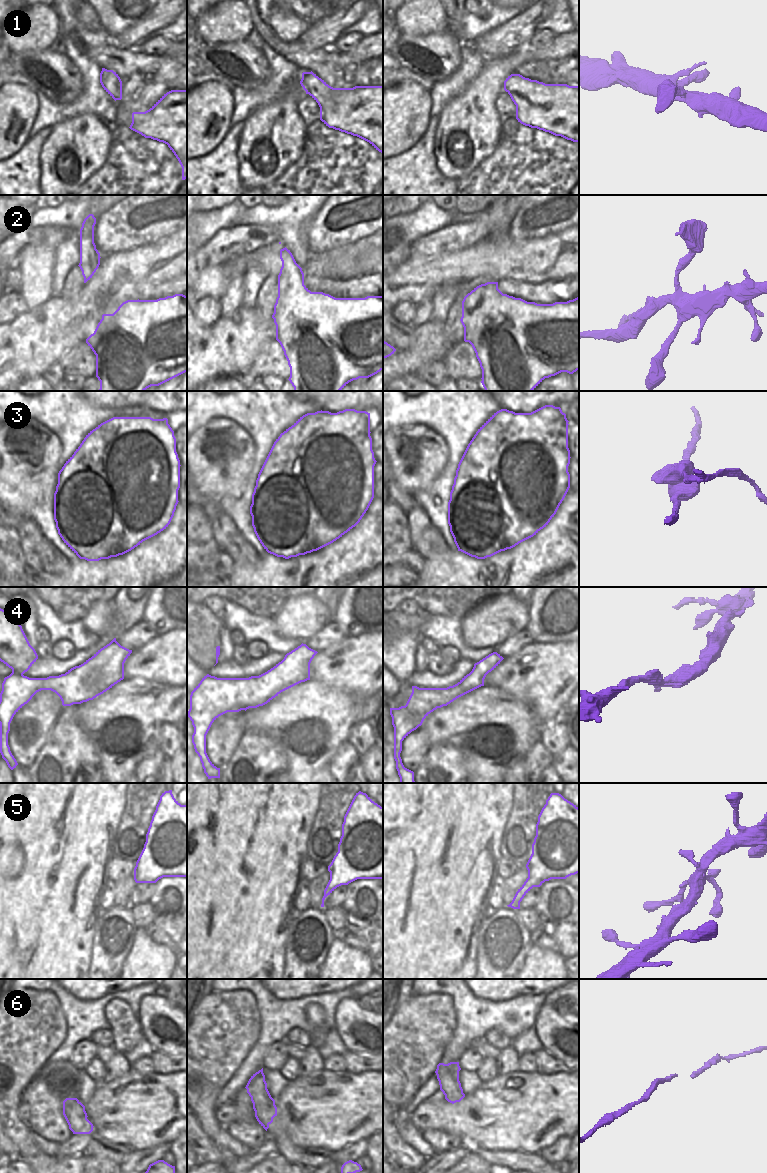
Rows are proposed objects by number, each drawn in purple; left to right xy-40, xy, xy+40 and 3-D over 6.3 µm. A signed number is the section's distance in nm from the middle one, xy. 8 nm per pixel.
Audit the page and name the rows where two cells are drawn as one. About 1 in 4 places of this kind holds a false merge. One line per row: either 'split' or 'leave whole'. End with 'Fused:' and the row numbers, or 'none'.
1: leave whole
2: leave whole
3: split
4: leave whole
5: leave whole
6: leave whole
Fused: 3

